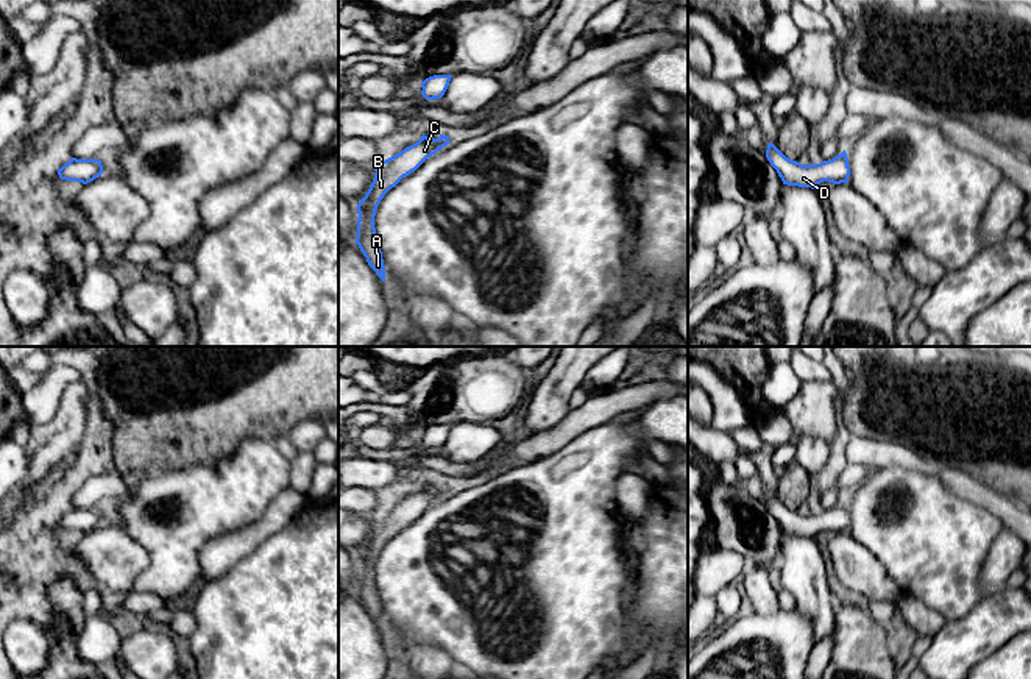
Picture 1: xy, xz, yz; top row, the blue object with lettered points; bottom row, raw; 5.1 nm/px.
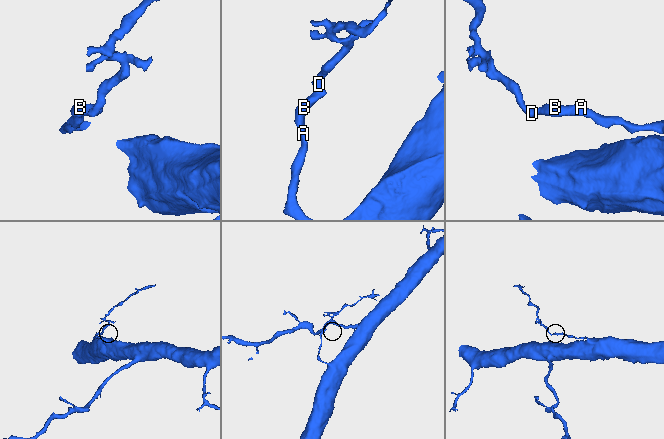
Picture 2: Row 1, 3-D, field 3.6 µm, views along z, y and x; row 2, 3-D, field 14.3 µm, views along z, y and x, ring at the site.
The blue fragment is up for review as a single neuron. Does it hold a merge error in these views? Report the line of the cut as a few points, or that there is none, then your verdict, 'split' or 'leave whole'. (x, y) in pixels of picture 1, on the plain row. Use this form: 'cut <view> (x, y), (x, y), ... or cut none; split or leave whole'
cut none; leave whole

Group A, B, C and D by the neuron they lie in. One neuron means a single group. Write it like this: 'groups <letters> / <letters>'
groups A B C D

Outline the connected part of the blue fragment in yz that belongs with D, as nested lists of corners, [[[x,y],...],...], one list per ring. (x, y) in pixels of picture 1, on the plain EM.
[[[767,492],[766,507],[777,520],[783,534],[811,537],[828,531],[833,534],[849,532],[850,517],[845,499],[833,509],[820,514],[802,515],[786,507],[774,493]]]

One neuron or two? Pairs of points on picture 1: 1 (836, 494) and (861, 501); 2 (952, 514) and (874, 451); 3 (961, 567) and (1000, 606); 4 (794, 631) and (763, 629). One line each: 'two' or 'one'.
1: two
2: two
3: two
4: one

